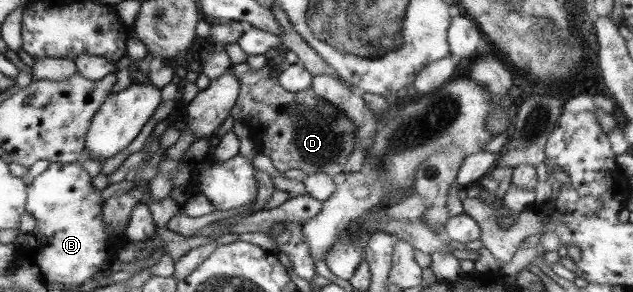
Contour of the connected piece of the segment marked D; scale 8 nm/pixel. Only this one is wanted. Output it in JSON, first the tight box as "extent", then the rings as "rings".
{"extent":[229,62,356,175],"rings":[[[246,62],[230,64],[239,81],[239,94],[229,116],[241,119],[249,130],[250,139],[257,153],[271,159],[278,172],[298,169],[304,175],[344,173],[347,157],[355,147],[356,126],[342,111],[328,101],[306,89],[304,92],[284,91],[276,80],[276,74],[261,67],[254,71]]]}

